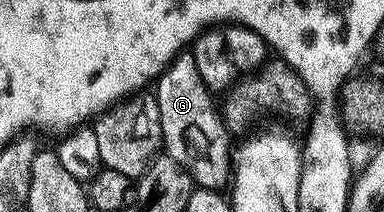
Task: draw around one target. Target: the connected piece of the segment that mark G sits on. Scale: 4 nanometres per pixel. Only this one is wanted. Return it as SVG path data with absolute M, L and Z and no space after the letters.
M179 52L169 66L156 79L156 97L160 108L160 128L163 147L169 148L173 142L186 142L180 153L180 160L193 175L199 187L218 190L227 185L232 174L232 135L222 121L215 95L204 84L196 68L193 53Z

